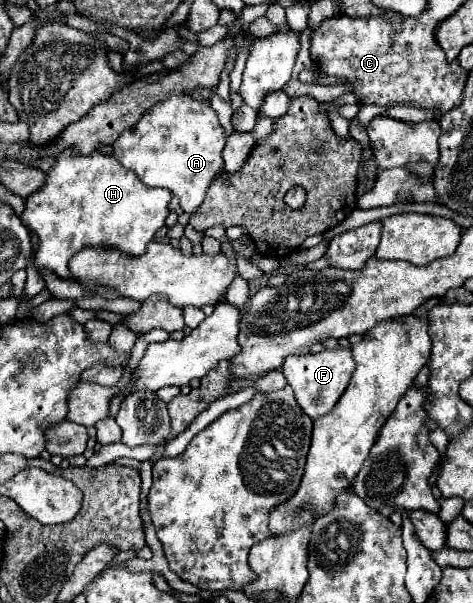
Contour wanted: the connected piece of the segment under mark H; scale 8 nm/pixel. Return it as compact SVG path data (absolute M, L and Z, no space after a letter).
M64 150L48 170L44 186L26 198L22 222L38 234L34 266L52 270L60 278L70 278L68 260L86 244L112 246L134 256L144 254L148 242L170 214L168 202L172 196L168 188L150 188L142 184L114 154L94 152L82 156Z

